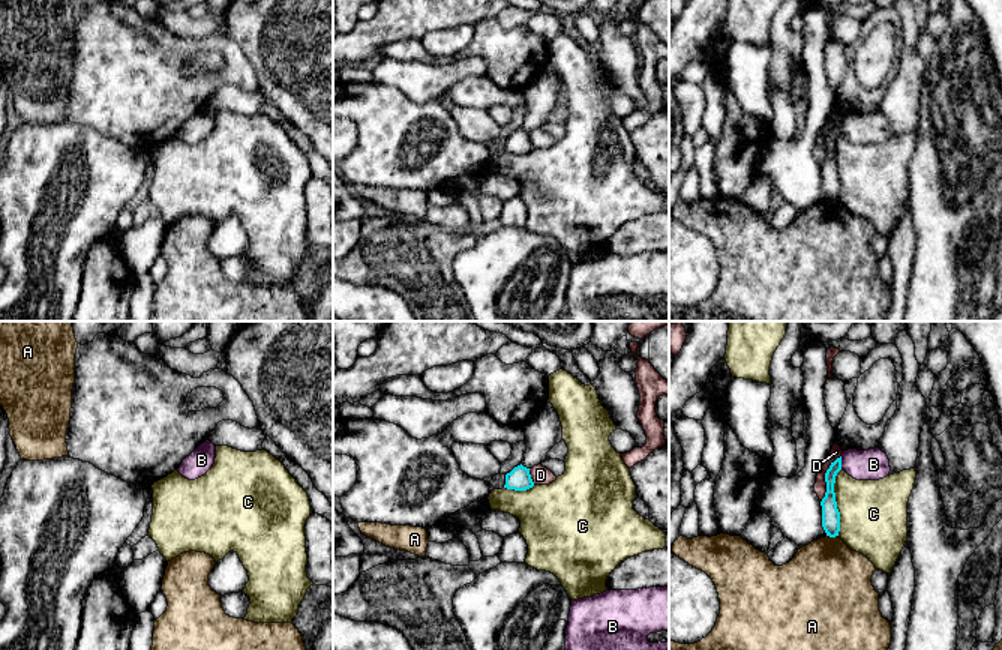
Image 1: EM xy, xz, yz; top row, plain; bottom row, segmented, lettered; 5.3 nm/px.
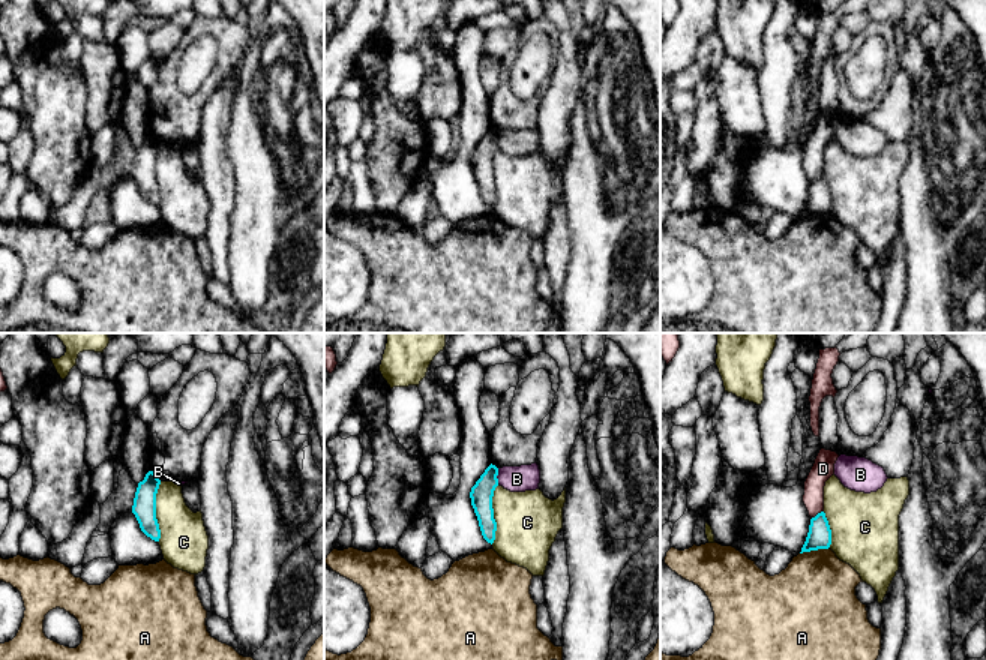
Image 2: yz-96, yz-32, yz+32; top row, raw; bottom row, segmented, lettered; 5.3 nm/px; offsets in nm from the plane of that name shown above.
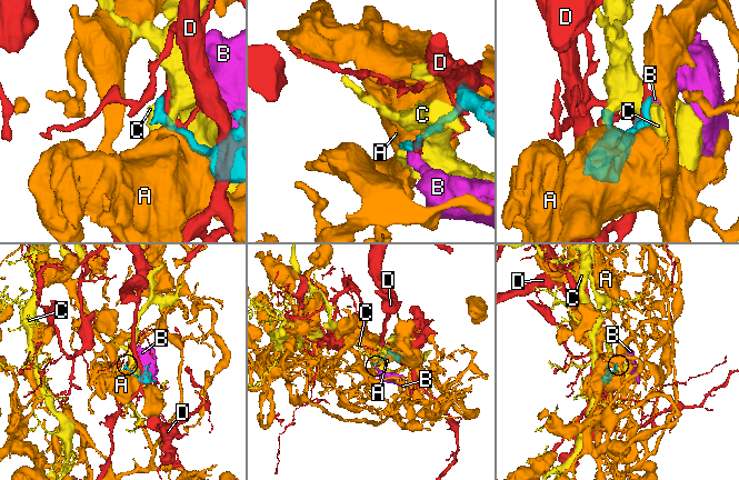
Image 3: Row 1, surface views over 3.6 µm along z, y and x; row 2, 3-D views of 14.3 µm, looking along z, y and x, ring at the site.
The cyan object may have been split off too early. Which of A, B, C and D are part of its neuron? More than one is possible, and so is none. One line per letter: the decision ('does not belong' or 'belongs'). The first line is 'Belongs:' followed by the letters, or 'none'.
Belongs: none
A: does not belong
B: does not belong
C: does not belong
D: does not belong

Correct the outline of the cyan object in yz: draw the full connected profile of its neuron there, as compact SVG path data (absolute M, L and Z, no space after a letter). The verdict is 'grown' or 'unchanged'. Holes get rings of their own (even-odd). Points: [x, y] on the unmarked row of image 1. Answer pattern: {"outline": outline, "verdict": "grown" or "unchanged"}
{"outline": "M842 120L831 126L825 137L826 156L820 165L822 170L822 191L830 201L838 200L840 195L840 176L837 173L834 147L836 140L842 134Z", "verdict": "unchanged"}

